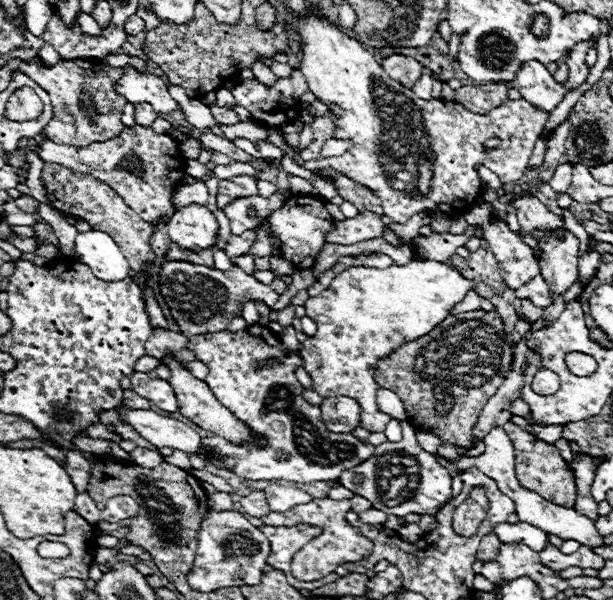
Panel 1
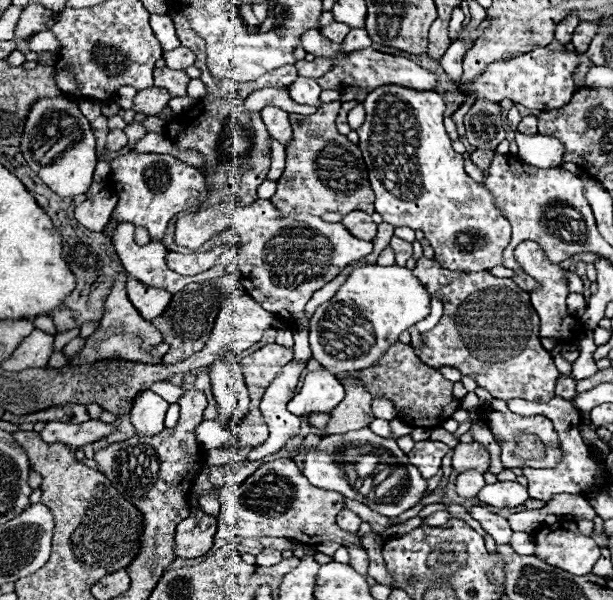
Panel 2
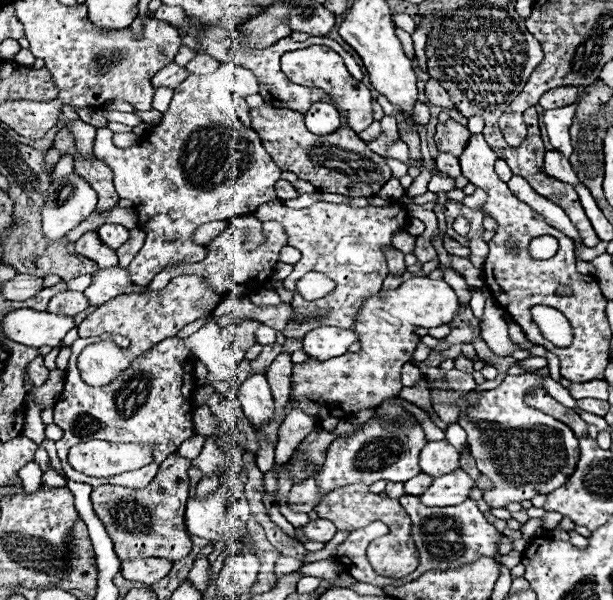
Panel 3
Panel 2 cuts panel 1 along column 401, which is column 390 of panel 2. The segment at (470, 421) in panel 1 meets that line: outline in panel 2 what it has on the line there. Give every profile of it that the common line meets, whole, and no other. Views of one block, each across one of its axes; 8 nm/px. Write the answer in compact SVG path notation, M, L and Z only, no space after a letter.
M402 342L392 344L382 360L374 366L360 370L360 382L368 392L390 398L394 402L398 418L412 428L432 428L434 420L442 422L450 418L460 406L460 400L452 396L452 382L446 380L436 368L422 364L422 360L418 360L418 356L414 354L414 348Z

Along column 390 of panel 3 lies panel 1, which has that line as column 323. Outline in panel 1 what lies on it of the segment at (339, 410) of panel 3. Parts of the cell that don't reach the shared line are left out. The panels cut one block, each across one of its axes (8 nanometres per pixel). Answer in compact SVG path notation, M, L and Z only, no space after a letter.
M430 260L410 262L410 264L406 264L406 266L390 266L390 268L362 268L362 266L360 266L360 268L350 268L350 270L342 272L342 274L338 274L324 292L320 292L318 296L308 298L306 304L304 304L306 316L312 318L312 320L318 324L318 334L312 336L312 338L308 338L308 340L304 342L306 350L300 350L300 354L304 356L304 370L310 374L312 384L314 384L314 390L316 390L320 396L340 396L340 394L342 394L342 396L356 396L356 400L360 400L360 408L364 408L364 412L360 414L360 426L362 426L362 428L368 428L370 432L384 432L384 430L386 430L386 424L392 420L392 416L380 412L378 406L376 406L376 390L380 388L380 386L374 382L376 360L378 360L380 356L388 356L388 354L390 354L392 350L396 350L400 344L410 342L410 340L416 340L416 338L420 338L420 336L426 336L430 330L434 330L434 326L438 326L438 324L448 316L450 306L454 306L456 302L460 302L460 300L464 298L464 294L466 294L468 288L472 288L472 282L470 282L470 280L466 280L460 272L452 270L450 266L446 266L446 264L442 264L442 262L434 262L434 260L432 260L432 262L430 262Z

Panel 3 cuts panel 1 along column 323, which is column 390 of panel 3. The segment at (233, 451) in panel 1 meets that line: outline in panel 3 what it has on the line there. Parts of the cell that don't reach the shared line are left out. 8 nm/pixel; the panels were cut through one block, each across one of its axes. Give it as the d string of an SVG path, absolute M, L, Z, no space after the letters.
M382 418L368 420L362 428L350 432L348 436L338 436L328 446L328 460L324 464L324 470L318 476L310 476L302 480L300 484L294 484L288 496L288 506L294 512L310 512L318 506L318 500L326 496L330 490L346 486L346 484L366 484L378 480L390 480L390 482L404 482L412 476L420 474L418 466L418 454L424 448L426 438L414 420L406 422L384 422Z

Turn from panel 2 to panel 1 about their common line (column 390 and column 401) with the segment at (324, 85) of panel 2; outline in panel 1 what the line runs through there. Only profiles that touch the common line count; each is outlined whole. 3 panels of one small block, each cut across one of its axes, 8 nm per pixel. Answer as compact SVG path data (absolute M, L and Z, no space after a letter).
M400 54L384 58L382 68L388 72L388 76L392 76L396 82L400 82L400 84L404 84L408 88L412 88L414 82L422 74L422 64L420 62L416 62L410 56L400 56Z

